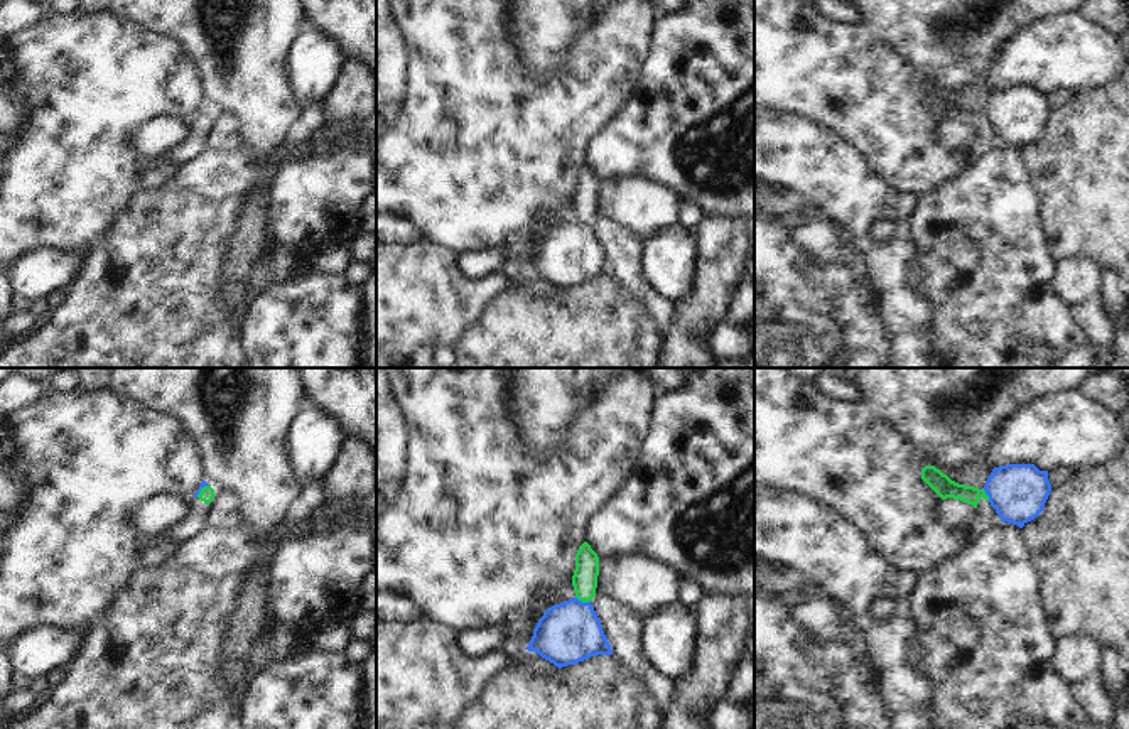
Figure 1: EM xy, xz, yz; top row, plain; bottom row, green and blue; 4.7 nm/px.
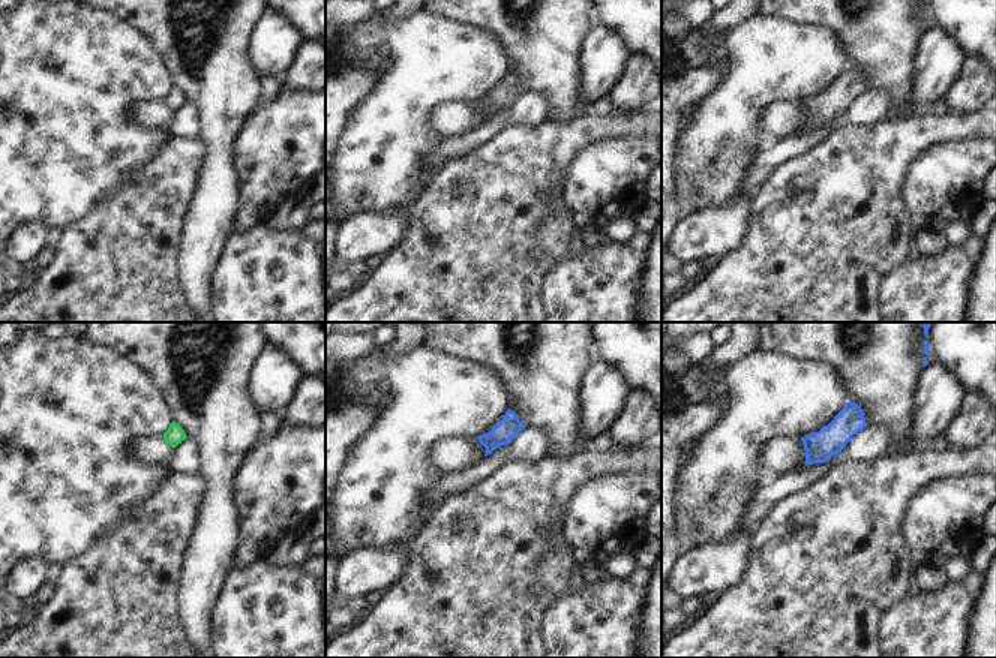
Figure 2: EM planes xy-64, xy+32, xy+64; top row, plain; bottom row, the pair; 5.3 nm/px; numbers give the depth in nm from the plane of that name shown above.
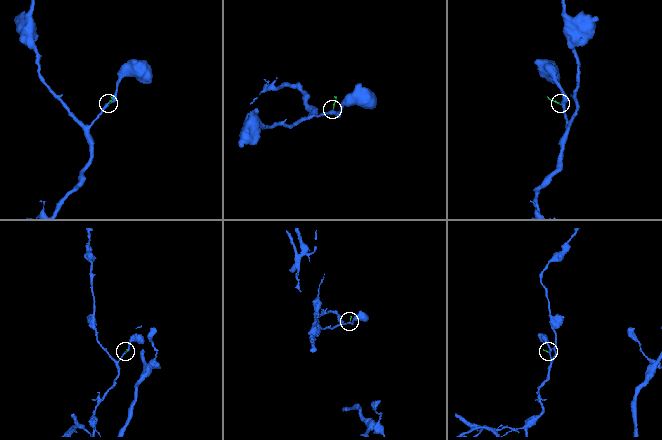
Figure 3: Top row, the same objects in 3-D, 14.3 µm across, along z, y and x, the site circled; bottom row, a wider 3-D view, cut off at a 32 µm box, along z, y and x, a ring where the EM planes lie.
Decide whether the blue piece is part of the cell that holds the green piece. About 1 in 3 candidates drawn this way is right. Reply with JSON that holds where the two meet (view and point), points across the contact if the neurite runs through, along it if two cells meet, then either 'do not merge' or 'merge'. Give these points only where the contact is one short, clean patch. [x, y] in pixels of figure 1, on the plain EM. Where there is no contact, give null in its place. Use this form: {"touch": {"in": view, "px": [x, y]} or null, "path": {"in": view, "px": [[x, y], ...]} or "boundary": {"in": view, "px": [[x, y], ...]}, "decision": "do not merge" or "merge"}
{"touch": {"in": "xz", "px": [583, 223]}, "boundary": {"in": "xz", "px": [[576, 218], [589, 223]]}, "decision": "do not merge"}

